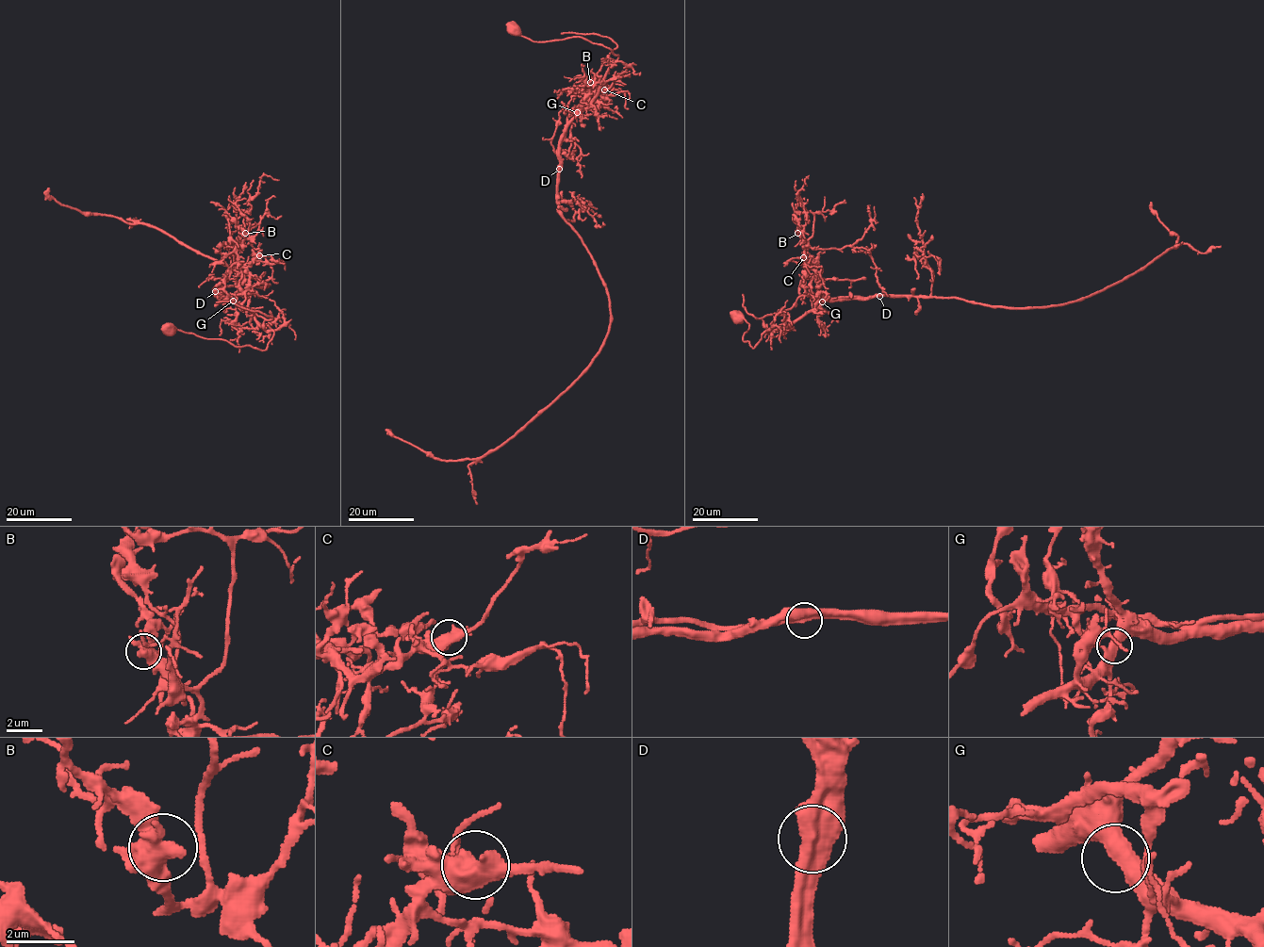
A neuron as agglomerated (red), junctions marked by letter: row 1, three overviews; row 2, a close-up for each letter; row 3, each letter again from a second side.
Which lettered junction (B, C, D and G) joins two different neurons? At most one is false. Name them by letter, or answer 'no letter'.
D

